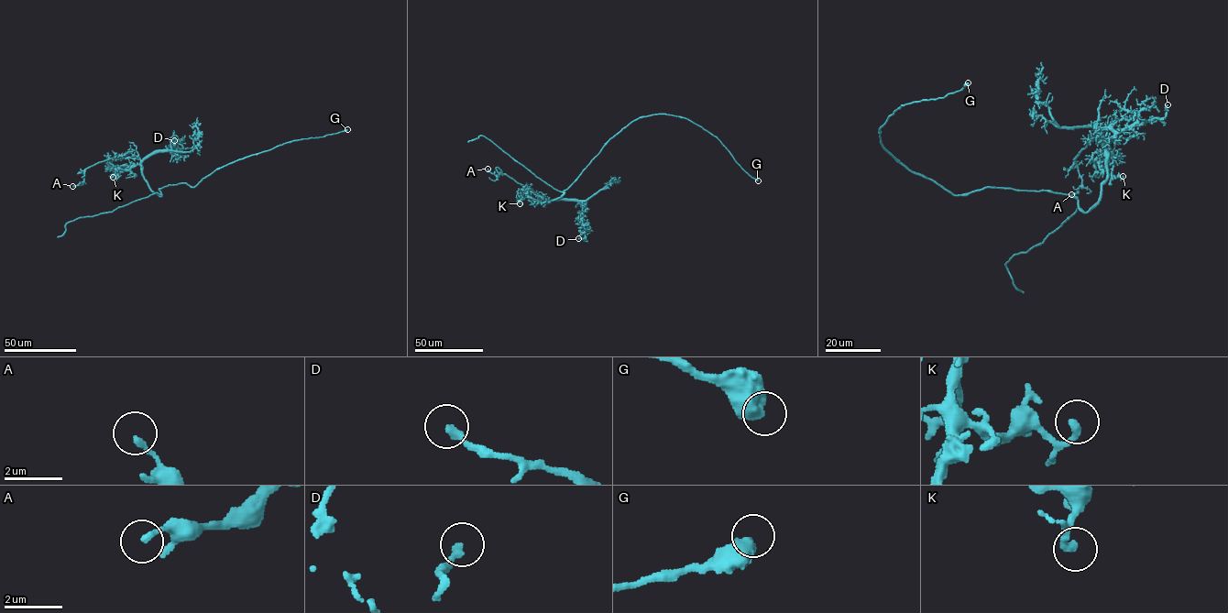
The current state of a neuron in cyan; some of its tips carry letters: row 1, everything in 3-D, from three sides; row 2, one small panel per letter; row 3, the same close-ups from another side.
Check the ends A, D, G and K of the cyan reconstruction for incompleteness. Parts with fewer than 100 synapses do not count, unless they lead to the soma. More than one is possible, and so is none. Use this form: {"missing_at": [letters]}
{"missing_at": []}

